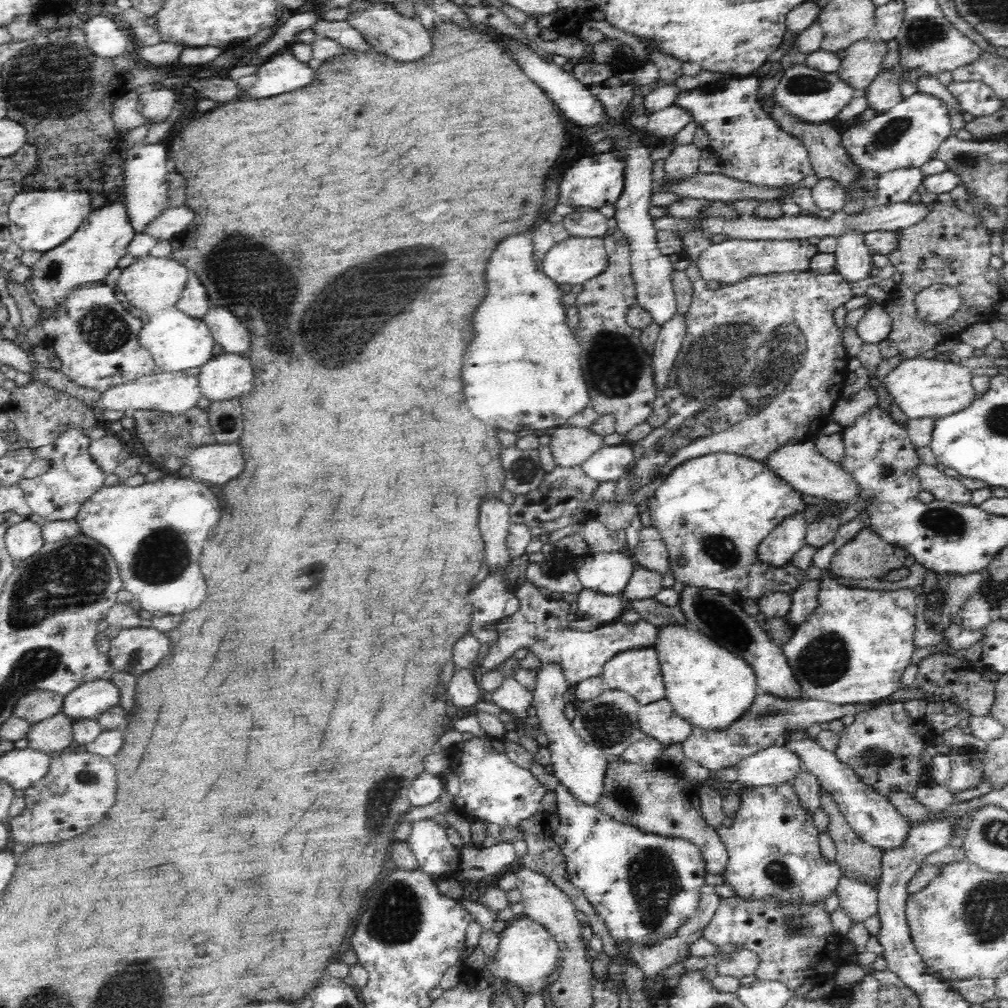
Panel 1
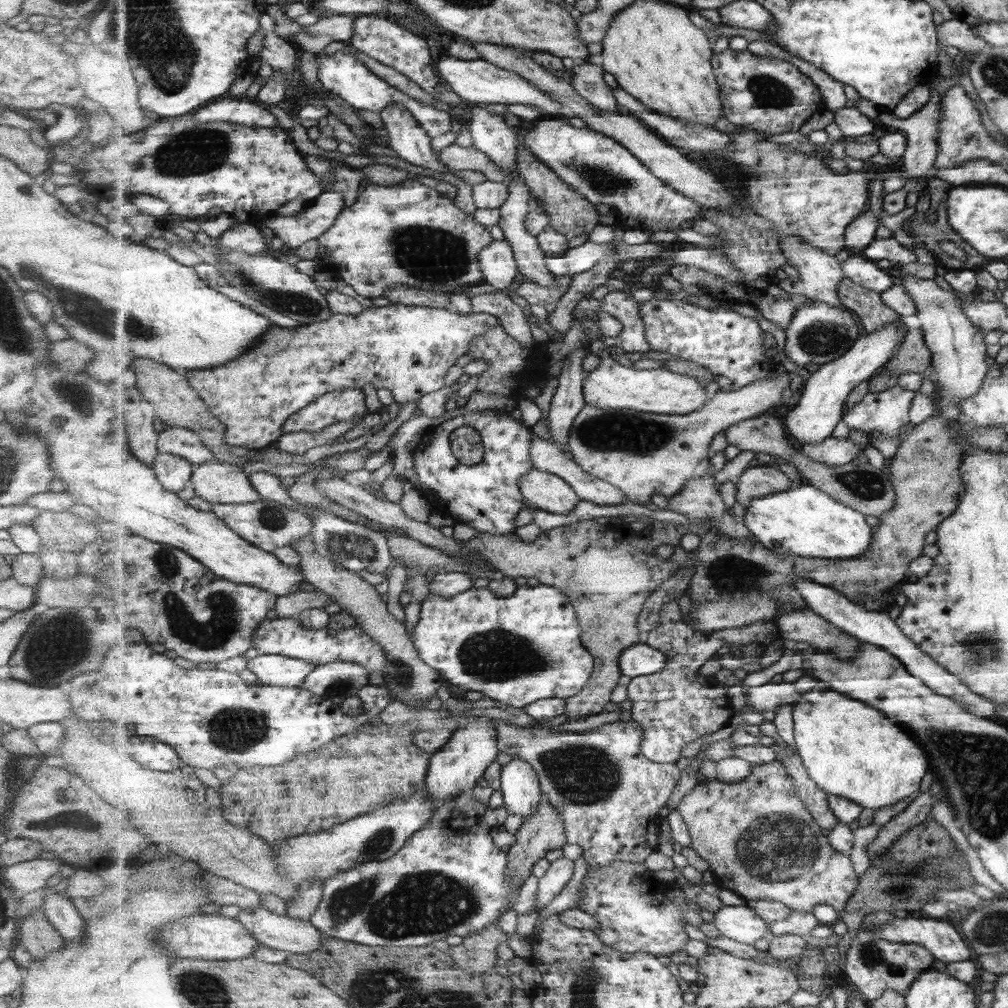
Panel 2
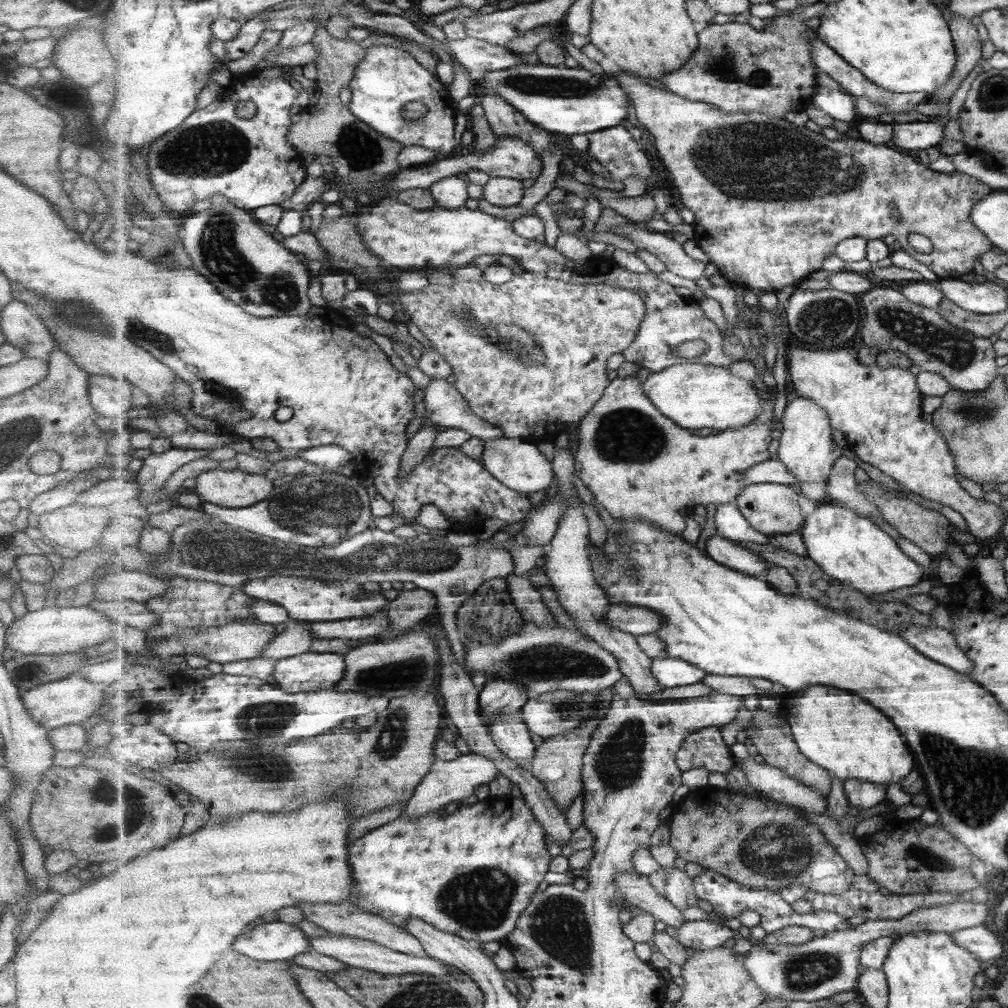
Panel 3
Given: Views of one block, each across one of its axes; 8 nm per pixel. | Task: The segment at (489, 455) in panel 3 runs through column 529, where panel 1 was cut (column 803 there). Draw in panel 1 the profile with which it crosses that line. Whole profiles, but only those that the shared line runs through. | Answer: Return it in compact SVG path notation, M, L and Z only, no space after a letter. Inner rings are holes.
M812 439L802 442L786 442L766 458L766 464L781 476L796 491L818 499L832 500L834 502L852 503L858 496L858 485L854 479L840 467L839 463L828 460L814 445Z

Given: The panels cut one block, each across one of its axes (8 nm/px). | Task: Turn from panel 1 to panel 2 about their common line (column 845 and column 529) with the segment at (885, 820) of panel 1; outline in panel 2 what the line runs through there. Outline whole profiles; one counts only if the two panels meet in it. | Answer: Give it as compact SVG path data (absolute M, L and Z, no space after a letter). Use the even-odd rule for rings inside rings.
M513 759L503 765L501 791L504 793L505 808L510 814L521 816L527 821L539 809L543 791L540 776L534 765L521 759Z

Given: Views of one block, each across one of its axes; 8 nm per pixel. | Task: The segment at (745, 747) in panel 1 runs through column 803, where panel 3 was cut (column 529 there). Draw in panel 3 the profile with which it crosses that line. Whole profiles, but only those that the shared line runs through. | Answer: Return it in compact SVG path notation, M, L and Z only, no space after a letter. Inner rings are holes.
M559 689L557 691L545 693L537 698L530 698L527 704L522 708L521 715L529 730L537 734L544 740L573 732L575 728L581 727L581 724L587 723L587 720L595 720L597 714L597 702L599 702L598 693L585 692L577 693L575 691Z

